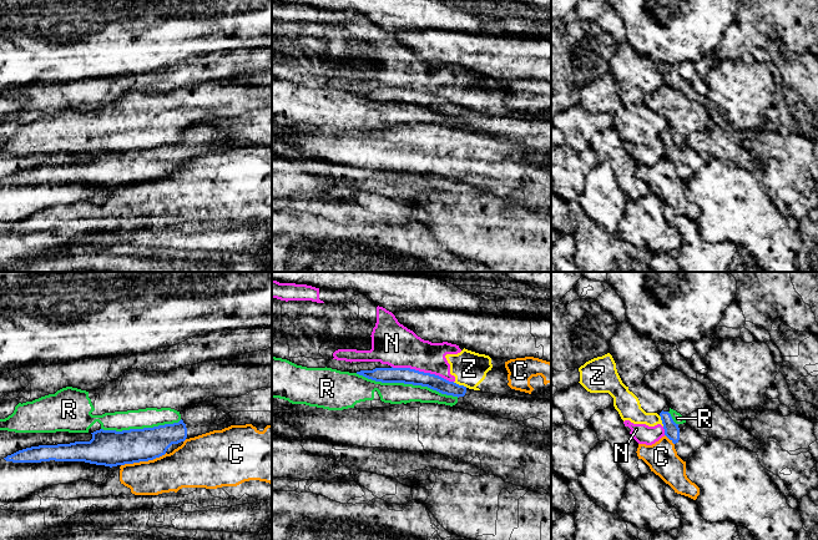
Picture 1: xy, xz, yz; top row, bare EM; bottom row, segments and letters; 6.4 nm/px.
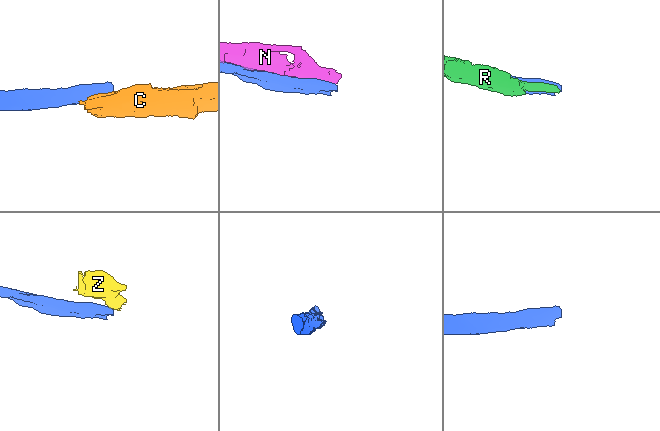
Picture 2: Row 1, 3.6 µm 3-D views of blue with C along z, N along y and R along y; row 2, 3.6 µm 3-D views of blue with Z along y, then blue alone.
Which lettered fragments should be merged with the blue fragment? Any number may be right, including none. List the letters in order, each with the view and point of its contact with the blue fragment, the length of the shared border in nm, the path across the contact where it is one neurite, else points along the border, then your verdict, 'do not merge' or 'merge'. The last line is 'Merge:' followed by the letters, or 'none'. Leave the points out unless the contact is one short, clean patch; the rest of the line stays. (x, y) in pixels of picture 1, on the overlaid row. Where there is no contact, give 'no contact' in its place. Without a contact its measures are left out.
C: xy (144, 460) | 300 nm | along xy (166, 453), (152, 459), (121, 465) | do not merge
N: xz (423, 372) | 420 nm | do not merge
R: xz (407, 383) | 700 nm | do not merge
Z: xz (460, 385) | 100 nm | along xz (453, 382), (466, 387) | do not merge
Merge: none

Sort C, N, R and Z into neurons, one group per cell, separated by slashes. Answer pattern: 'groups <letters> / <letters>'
groups C / N Z / R

